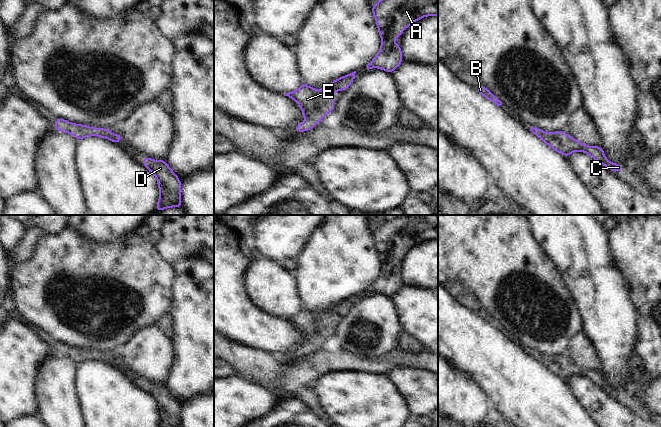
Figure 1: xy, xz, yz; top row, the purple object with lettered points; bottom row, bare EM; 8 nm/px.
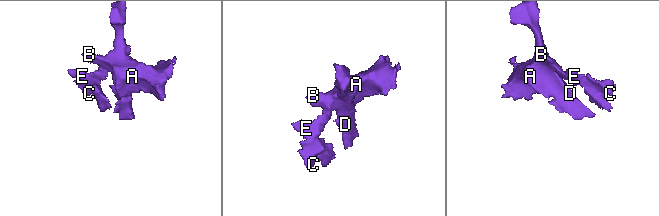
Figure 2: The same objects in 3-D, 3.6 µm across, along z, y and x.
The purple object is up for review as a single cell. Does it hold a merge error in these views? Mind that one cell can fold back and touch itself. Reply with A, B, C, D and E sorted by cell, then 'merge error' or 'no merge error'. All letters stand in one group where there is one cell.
groups A B C D E; no merge error

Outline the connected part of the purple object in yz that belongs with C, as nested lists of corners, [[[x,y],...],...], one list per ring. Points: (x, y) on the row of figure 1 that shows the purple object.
[[[531,127],[530,131],[536,134],[546,145],[550,146],[552,150],[564,155],[566,158],[569,157],[572,152],[584,152],[610,171],[623,172],[621,165],[612,163],[605,157],[604,151],[600,145],[592,147],[582,144],[575,138],[569,137],[564,131],[555,131],[549,134],[535,127]]]

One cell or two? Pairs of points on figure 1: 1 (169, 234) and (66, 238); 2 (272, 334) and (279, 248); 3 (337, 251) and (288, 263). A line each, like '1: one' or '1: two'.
1: two
2: two
3: two

